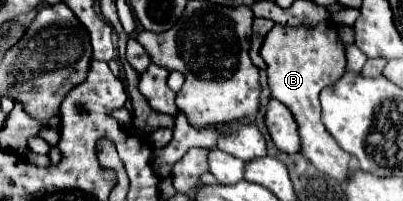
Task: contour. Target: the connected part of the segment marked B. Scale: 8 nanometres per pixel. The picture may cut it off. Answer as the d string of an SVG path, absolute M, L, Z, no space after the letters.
M323 21L317 27L283 27L275 25L261 47L261 57L267 63L269 87L277 101L287 105L299 125L301 135L301 153L325 175L337 179L341 185L347 183L347 177L357 171L355 161L345 153L337 141L327 133L319 115L319 93L323 87L335 83L345 71L345 49L339 39L339 33L331 21Z

